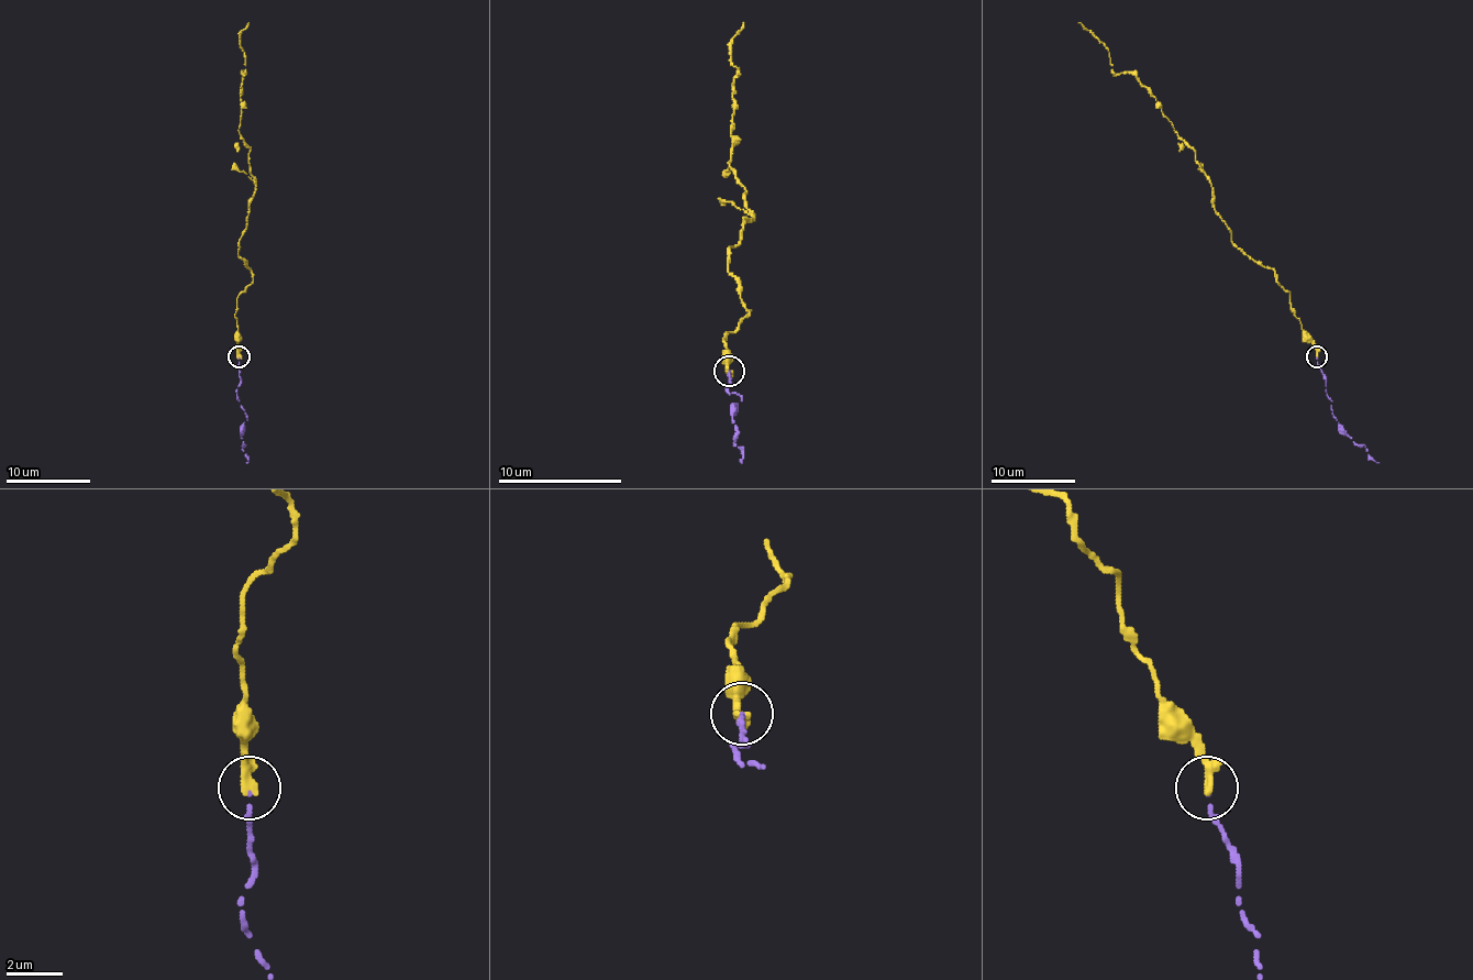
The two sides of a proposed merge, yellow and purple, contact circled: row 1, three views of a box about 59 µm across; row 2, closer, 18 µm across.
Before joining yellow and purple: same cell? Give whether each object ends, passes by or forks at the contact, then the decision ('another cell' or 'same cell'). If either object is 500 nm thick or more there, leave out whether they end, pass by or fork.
yellow ends there; purple ends there; same cell

